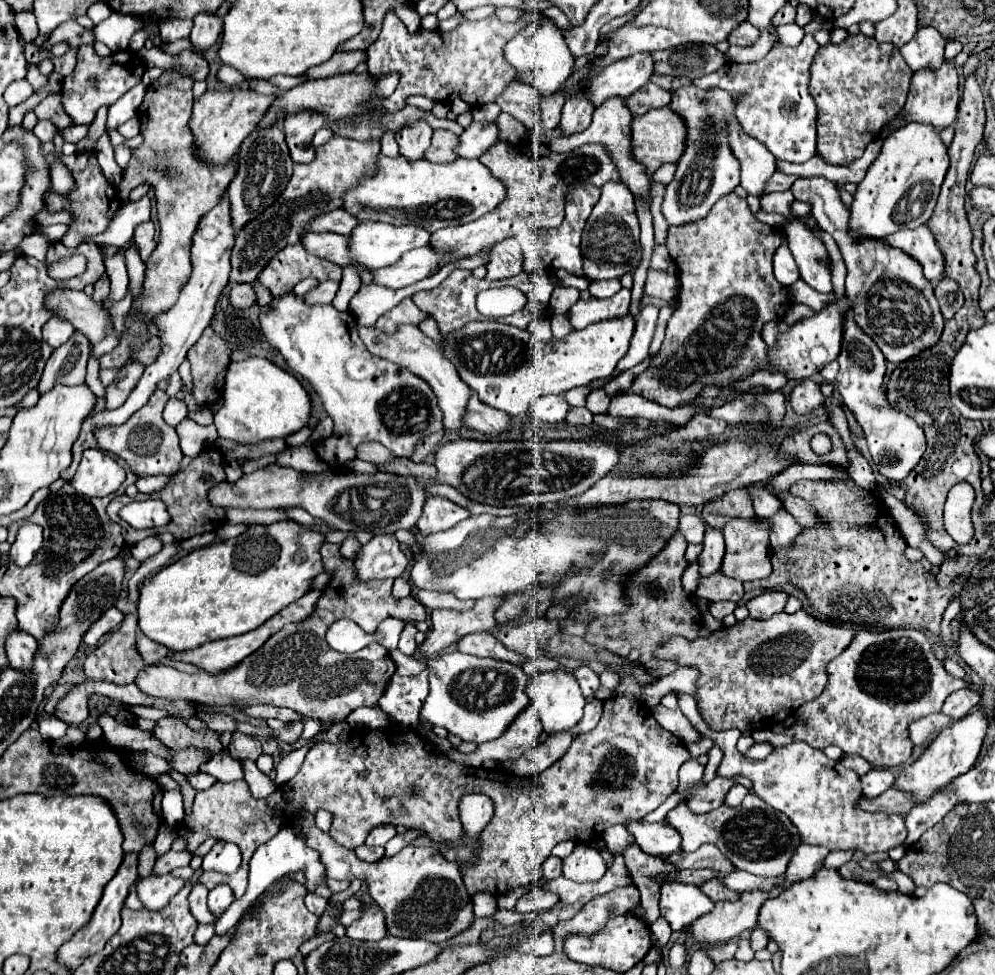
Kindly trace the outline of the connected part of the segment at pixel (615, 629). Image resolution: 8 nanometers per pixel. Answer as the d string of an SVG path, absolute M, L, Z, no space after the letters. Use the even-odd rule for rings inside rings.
M677 532L675 538L669 540L669 546L661 554L657 554L653 562L645 566L645 570L639 570L639 574L633 574L633 578L629 580L629 602L633 602L633 610L621 616L617 614L593 620L593 624L589 624L587 628L585 640L599 648L611 650L619 656L627 656L633 648L639 648L641 650L639 662L643 662L645 668L655 676L667 676L673 670L677 670L679 668L677 662L661 662L655 658L655 652L663 646L665 640L673 636L695 640L703 624L697 606L693 604L691 596L683 592L681 586L681 574L689 566L685 558L685 548L687 540Z

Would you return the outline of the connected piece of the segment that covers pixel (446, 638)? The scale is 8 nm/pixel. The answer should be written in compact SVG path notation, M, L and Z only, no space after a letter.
M481 598L475 602L473 610L433 610L431 622L433 630L417 646L417 658L431 658L445 652L453 642L457 644L465 634L487 632L495 626L493 610L499 606L501 598Z

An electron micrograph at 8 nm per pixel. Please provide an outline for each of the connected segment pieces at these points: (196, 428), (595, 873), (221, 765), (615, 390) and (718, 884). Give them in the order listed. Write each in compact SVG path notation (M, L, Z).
M184 419L176 426L180 439L180 447L184 456L194 458L204 448L218 438L214 424L201 426L192 420Z
M577 844L563 860L563 876L575 882L595 882L605 874L607 866L601 854L591 844Z
M221 750L221 754L215 754L211 760L201 764L199 768L205 774L211 774L213 778L221 782L237 782L243 780L243 762L229 756L227 750Z
M649 356L643 364L639 364L639 366L635 366L631 370L625 371L618 377L607 382L604 386L606 394L612 398L620 393L626 392L631 387L635 377L638 374L641 374L643 370L647 370L647 368L649 368L651 360L653 360L653 356Z
M713 878L713 880L707 880L703 886L701 886L701 890L709 896L709 898L713 898L713 900L727 900L727 898L733 898L733 902L739 898L739 892L735 892L735 890L729 890L719 878Z

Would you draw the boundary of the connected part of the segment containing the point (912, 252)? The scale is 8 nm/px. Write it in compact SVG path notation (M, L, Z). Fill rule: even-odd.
M919 226L919 232L915 230L895 232L889 238L885 238L885 242L919 260L927 280L937 280L945 276L945 256L939 250L937 240L933 238L927 226Z

